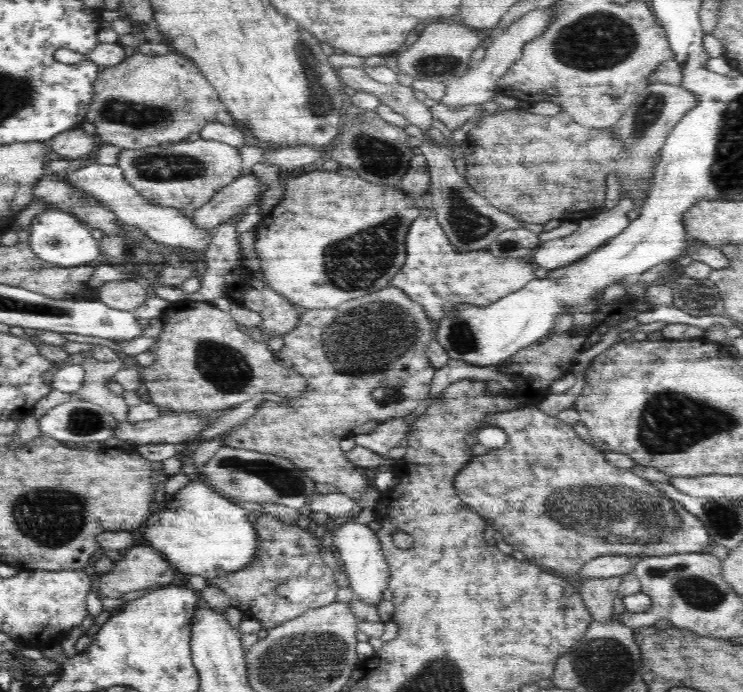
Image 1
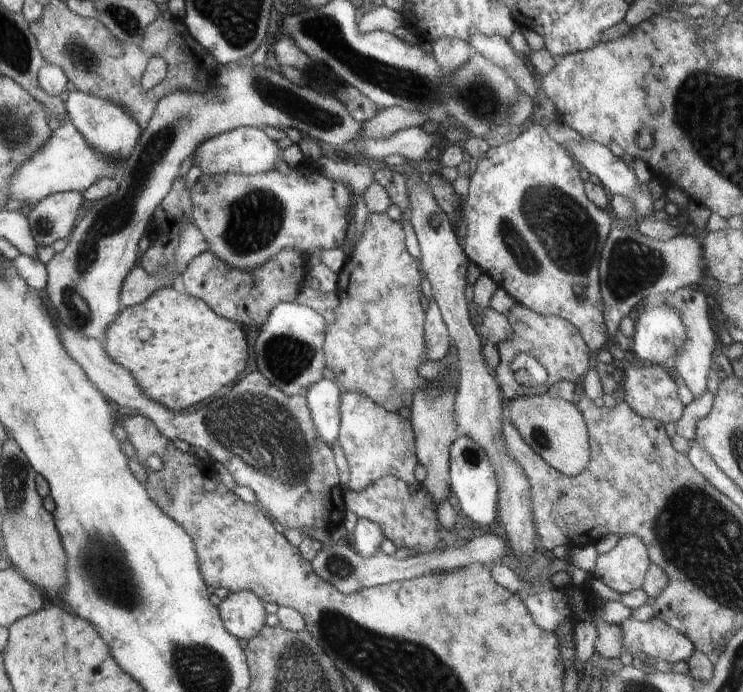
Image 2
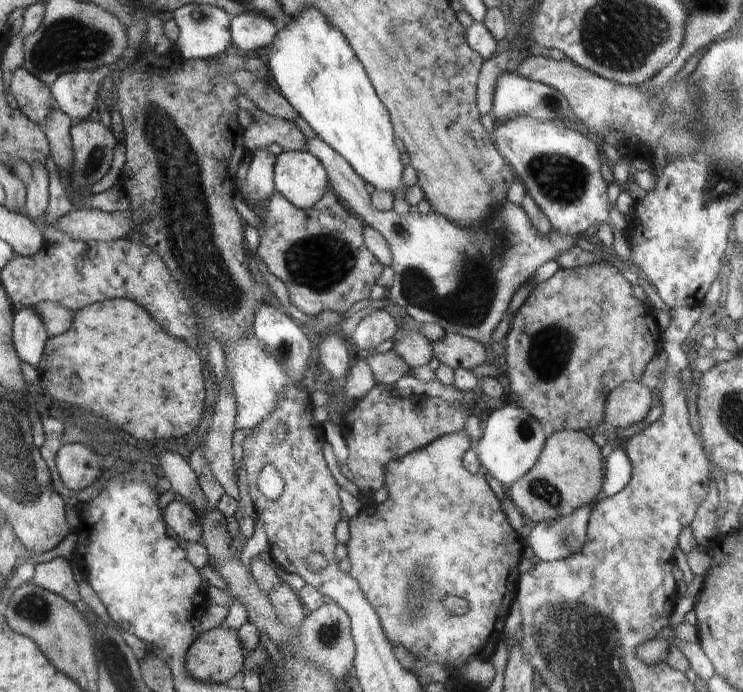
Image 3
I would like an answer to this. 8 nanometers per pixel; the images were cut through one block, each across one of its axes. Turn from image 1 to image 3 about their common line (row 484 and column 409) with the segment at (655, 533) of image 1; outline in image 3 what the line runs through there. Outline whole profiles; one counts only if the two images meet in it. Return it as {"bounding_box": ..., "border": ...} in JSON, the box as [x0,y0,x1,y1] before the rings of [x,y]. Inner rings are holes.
{"bounding_box":[346,429,523,671],"border":[[[460,429],[455,434],[446,434],[440,436],[426,447],[420,448],[409,455],[398,457],[396,460],[390,460],[386,464],[386,490],[388,490],[388,498],[382,504],[373,503],[372,507],[365,507],[363,512],[358,513],[354,517],[347,518],[350,524],[350,540],[346,542],[348,548],[348,560],[352,565],[352,570],[349,574],[360,584],[360,590],[364,594],[364,598],[370,602],[370,605],[380,618],[380,625],[386,634],[386,638],[392,644],[400,644],[404,646],[412,657],[426,658],[429,662],[434,662],[444,665],[447,669],[453,671],[454,664],[460,662],[468,662],[468,660],[480,660],[482,663],[490,661],[490,656],[496,652],[500,638],[503,636],[505,621],[511,611],[514,601],[517,599],[517,585],[520,578],[518,570],[518,562],[523,556],[523,538],[518,532],[514,532],[514,528],[510,528],[507,518],[504,515],[501,502],[495,496],[492,488],[487,484],[485,473],[470,473],[462,466],[462,458],[466,452],[473,448],[468,432],[465,429]],[[446,596],[460,596],[469,604],[468,612],[464,612],[462,616],[449,614],[446,608],[442,606]]]}

